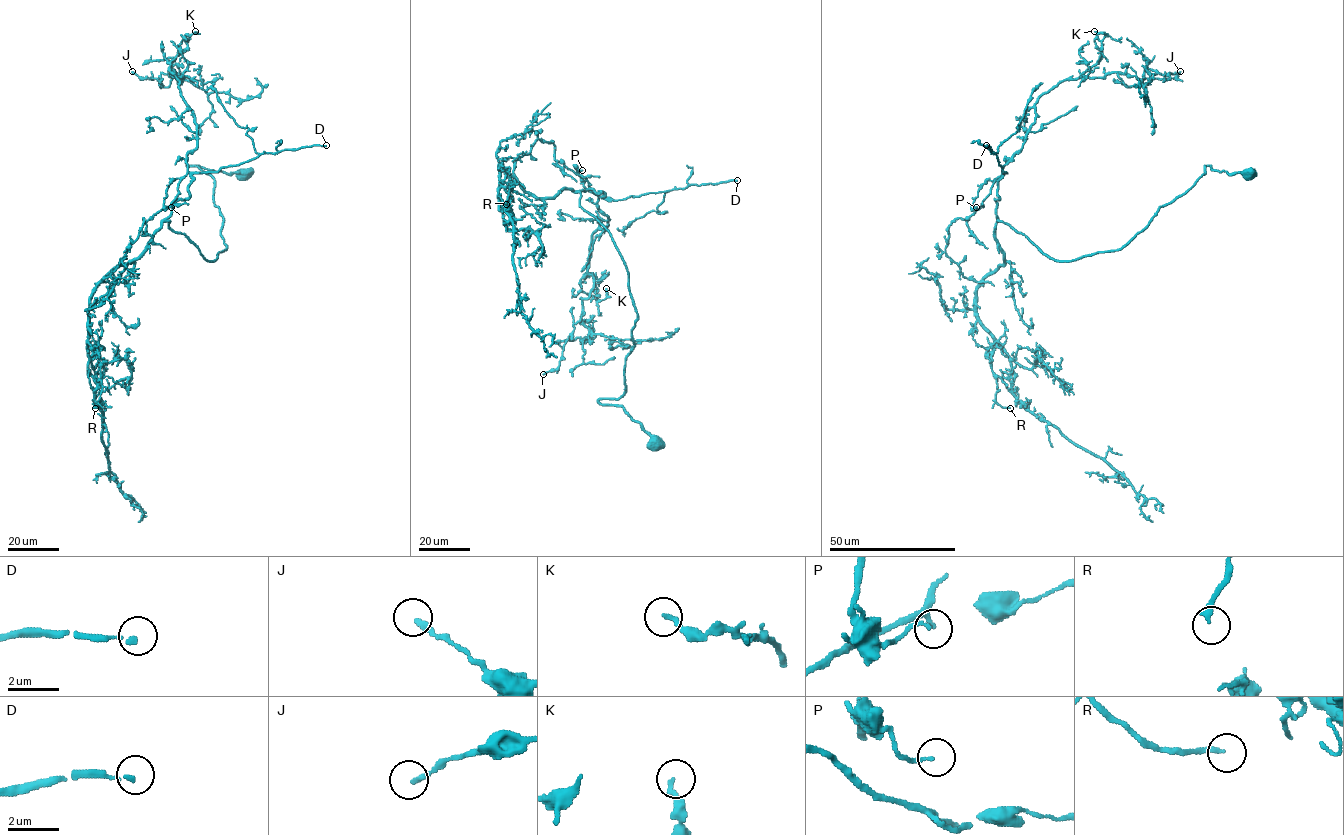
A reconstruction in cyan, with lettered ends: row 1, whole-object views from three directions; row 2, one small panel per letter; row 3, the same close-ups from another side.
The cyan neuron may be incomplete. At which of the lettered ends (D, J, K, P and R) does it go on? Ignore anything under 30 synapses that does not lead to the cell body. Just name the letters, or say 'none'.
D

